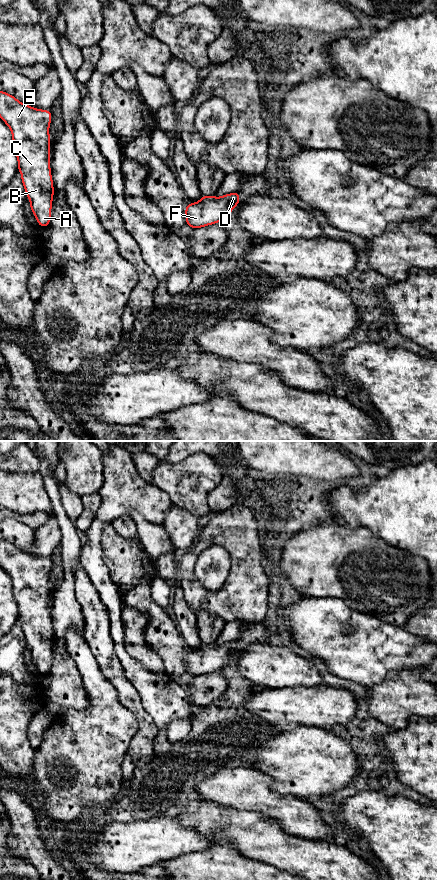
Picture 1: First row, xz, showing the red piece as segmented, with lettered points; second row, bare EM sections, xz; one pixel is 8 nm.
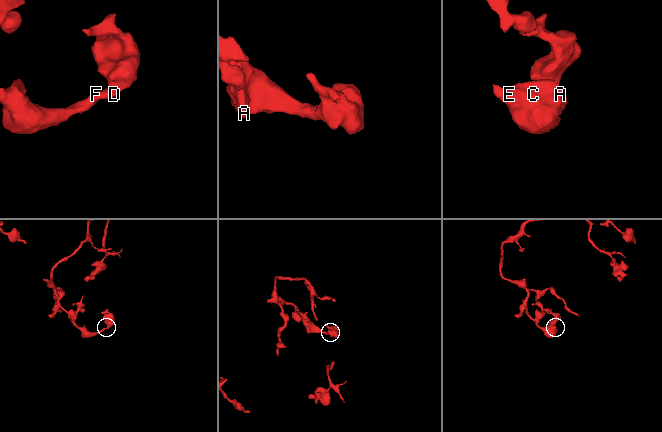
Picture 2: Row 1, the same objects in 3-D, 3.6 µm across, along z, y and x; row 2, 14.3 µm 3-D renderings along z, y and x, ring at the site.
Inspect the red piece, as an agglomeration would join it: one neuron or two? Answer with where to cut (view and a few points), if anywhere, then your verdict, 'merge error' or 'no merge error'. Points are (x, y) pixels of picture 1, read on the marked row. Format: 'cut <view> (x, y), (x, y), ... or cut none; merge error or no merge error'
cut none; no merge error

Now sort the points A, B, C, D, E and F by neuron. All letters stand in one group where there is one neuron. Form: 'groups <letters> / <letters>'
groups A B C D E F

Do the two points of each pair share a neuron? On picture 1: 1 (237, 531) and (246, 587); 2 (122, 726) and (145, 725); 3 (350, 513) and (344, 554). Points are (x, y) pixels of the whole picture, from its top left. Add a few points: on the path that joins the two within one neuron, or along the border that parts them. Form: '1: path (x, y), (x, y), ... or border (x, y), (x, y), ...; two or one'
1: path (245, 545), (246, 573); one
2: border (123, 706), (137, 724), (129, 747); two
3: border (334, 521), (347, 527), (366, 527), (371, 532); two

